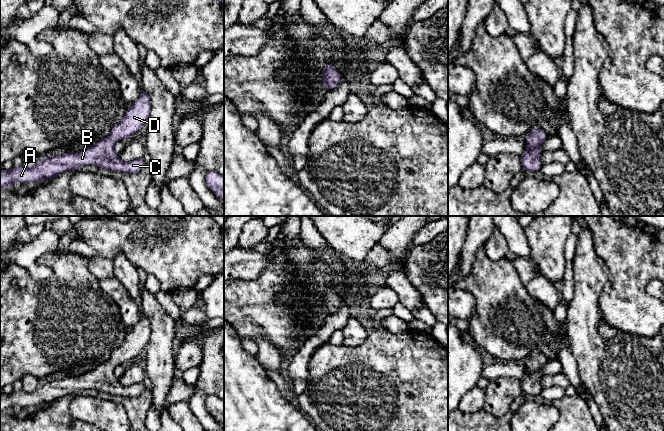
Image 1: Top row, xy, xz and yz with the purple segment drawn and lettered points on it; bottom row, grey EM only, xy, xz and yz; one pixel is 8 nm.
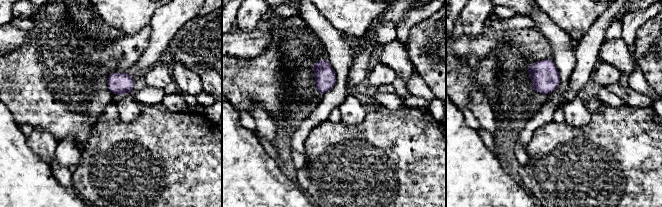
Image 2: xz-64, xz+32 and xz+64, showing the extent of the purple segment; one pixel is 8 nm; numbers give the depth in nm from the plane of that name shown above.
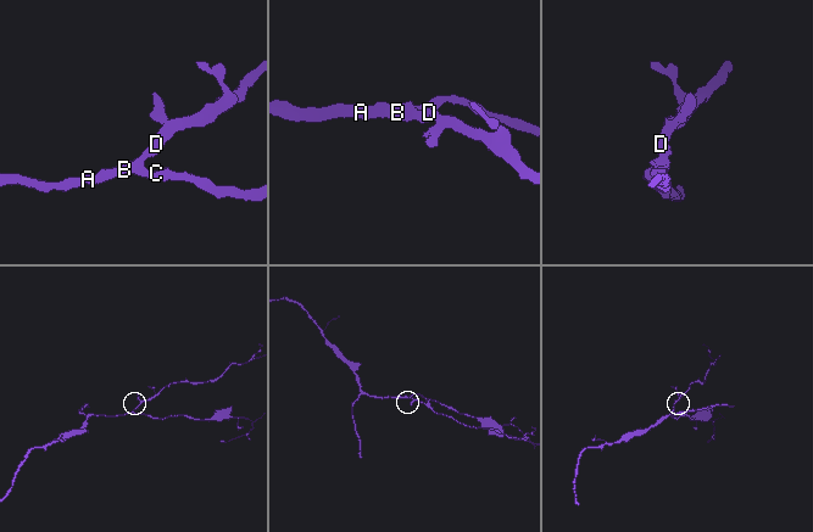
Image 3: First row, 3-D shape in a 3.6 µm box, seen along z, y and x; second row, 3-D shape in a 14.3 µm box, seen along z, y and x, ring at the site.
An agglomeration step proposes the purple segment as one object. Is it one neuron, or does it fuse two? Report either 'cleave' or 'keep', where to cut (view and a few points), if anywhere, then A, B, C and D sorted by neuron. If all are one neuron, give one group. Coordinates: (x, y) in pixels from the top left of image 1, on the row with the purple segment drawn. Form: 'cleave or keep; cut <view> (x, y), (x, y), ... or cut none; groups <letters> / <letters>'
keep; cut none; groups A B C D

